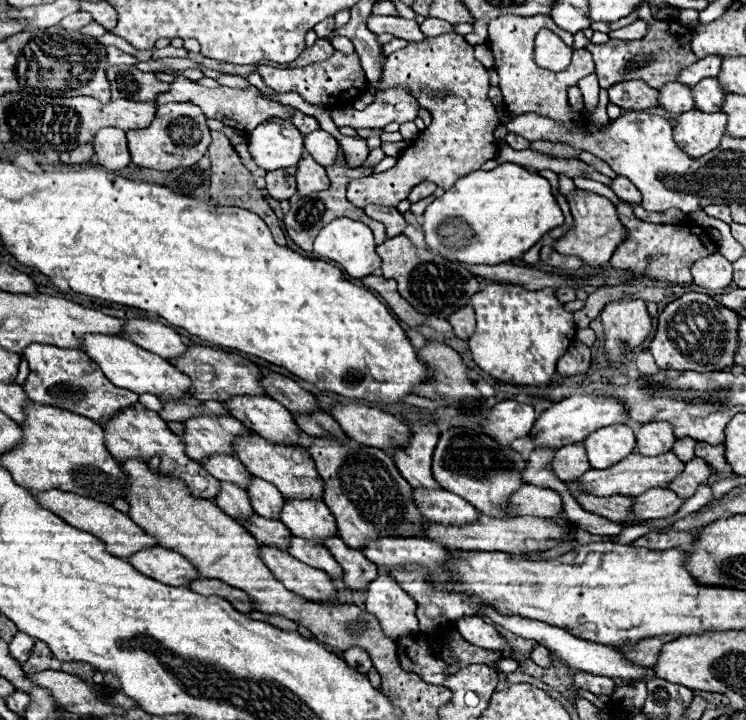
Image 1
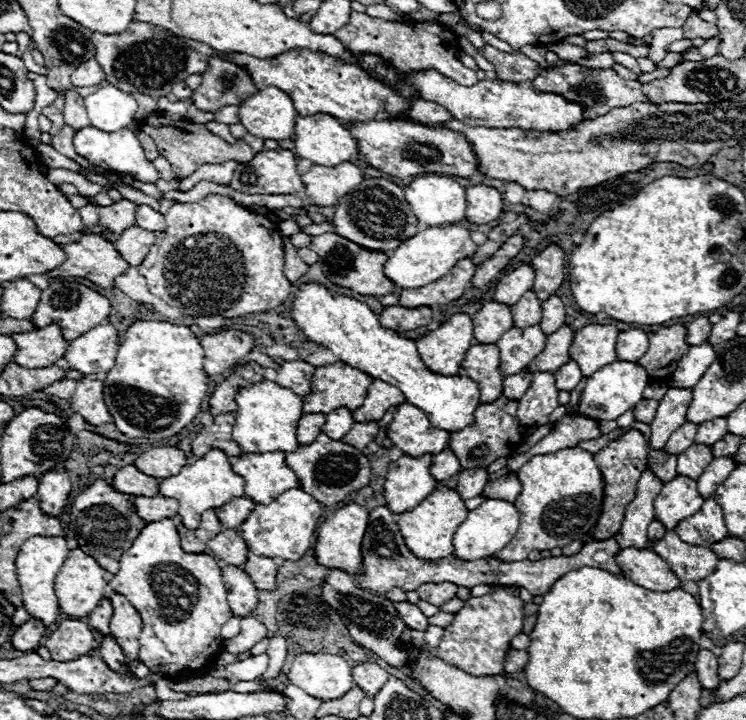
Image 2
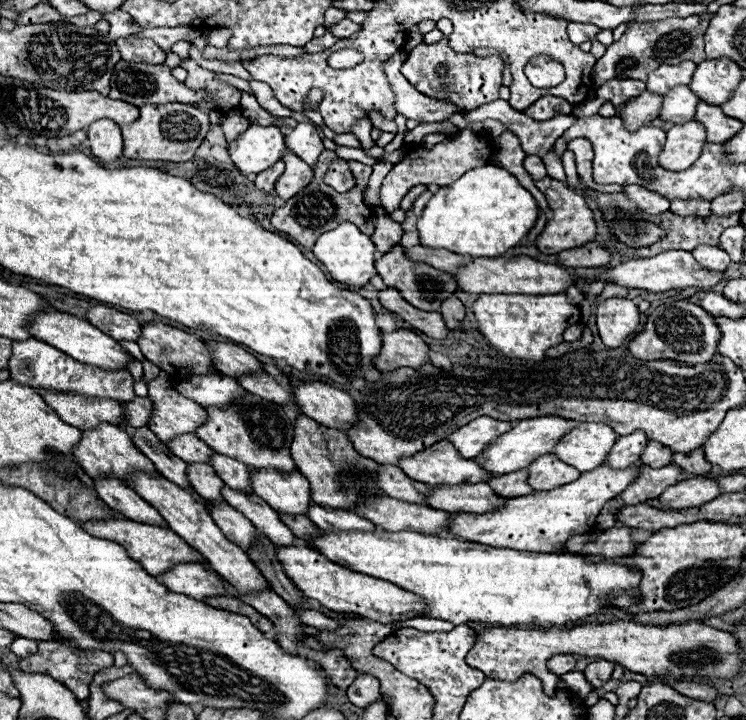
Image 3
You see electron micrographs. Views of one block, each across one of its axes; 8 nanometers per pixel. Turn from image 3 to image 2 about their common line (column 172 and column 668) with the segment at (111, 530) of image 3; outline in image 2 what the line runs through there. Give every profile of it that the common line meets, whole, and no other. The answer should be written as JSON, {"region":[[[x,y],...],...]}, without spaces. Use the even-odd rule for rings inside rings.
{"region":[[[666,532],[666,536],[652,546],[668,566],[672,566],[672,572],[682,580],[702,580],[708,574],[716,570],[718,556],[706,548],[706,546],[688,546],[678,538],[676,532]]]}

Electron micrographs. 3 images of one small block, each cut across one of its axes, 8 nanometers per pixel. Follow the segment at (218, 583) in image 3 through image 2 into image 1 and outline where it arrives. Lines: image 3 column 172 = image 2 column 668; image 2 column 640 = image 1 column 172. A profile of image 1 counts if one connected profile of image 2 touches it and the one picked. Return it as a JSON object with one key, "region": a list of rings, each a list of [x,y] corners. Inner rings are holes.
{"region":[[[146,548],[136,552],[128,562],[138,572],[168,586],[190,586],[190,582],[198,580],[196,566],[170,548]]]}

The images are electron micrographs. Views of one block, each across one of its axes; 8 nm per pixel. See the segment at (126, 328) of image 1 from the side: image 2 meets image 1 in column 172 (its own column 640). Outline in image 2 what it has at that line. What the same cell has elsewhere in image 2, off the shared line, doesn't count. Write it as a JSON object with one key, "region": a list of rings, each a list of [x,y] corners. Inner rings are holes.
{"region":[[[626,330],[616,338],[616,358],[636,362],[648,350],[648,336],[642,330]]]}

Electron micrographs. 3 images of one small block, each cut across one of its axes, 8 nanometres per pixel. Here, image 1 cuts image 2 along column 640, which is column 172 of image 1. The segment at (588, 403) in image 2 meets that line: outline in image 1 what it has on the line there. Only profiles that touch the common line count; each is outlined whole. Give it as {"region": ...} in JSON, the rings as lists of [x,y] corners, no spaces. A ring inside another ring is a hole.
{"region":[[[86,334],[80,342],[80,350],[84,350],[92,358],[92,362],[96,362],[100,366],[104,376],[120,388],[128,388],[136,394],[148,392],[148,394],[156,394],[156,396],[168,396],[170,400],[178,400],[178,398],[184,398],[186,394],[190,394],[188,376],[180,374],[164,358],[160,358],[156,354],[148,354],[148,350],[140,350],[140,346],[132,346],[132,342],[128,342],[124,338],[108,338],[106,334]]]}

